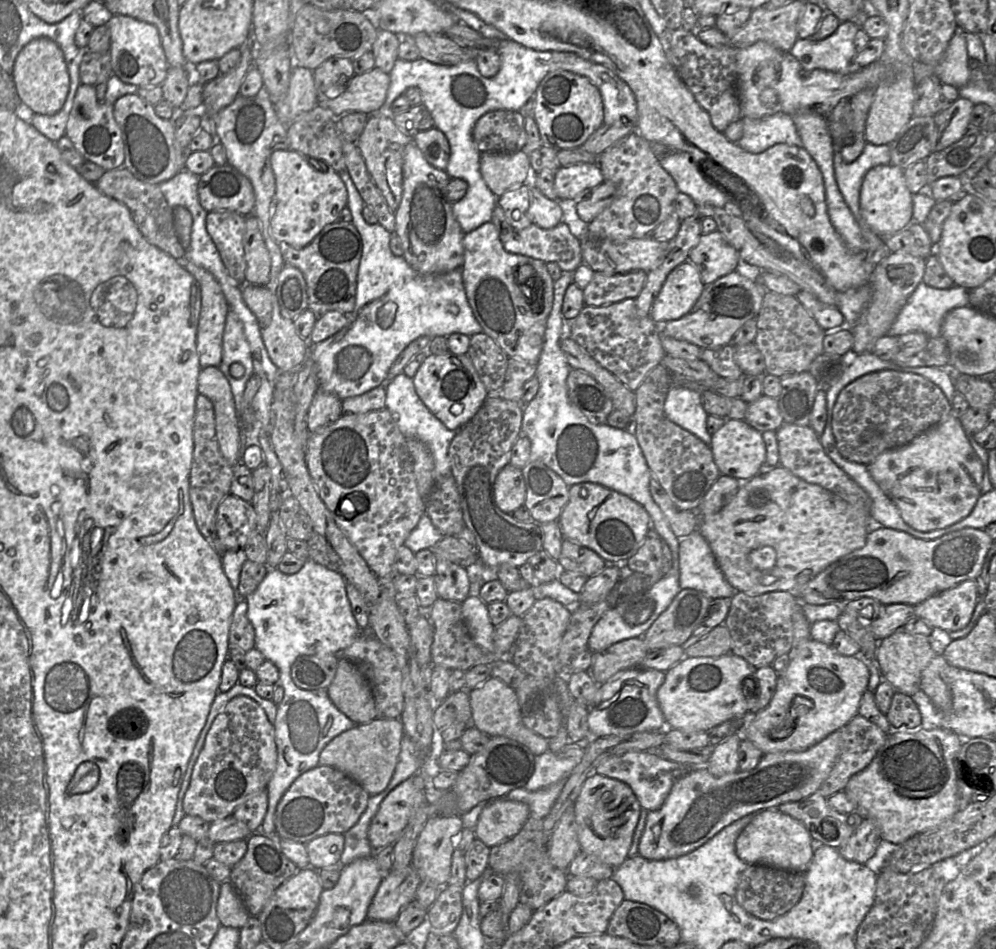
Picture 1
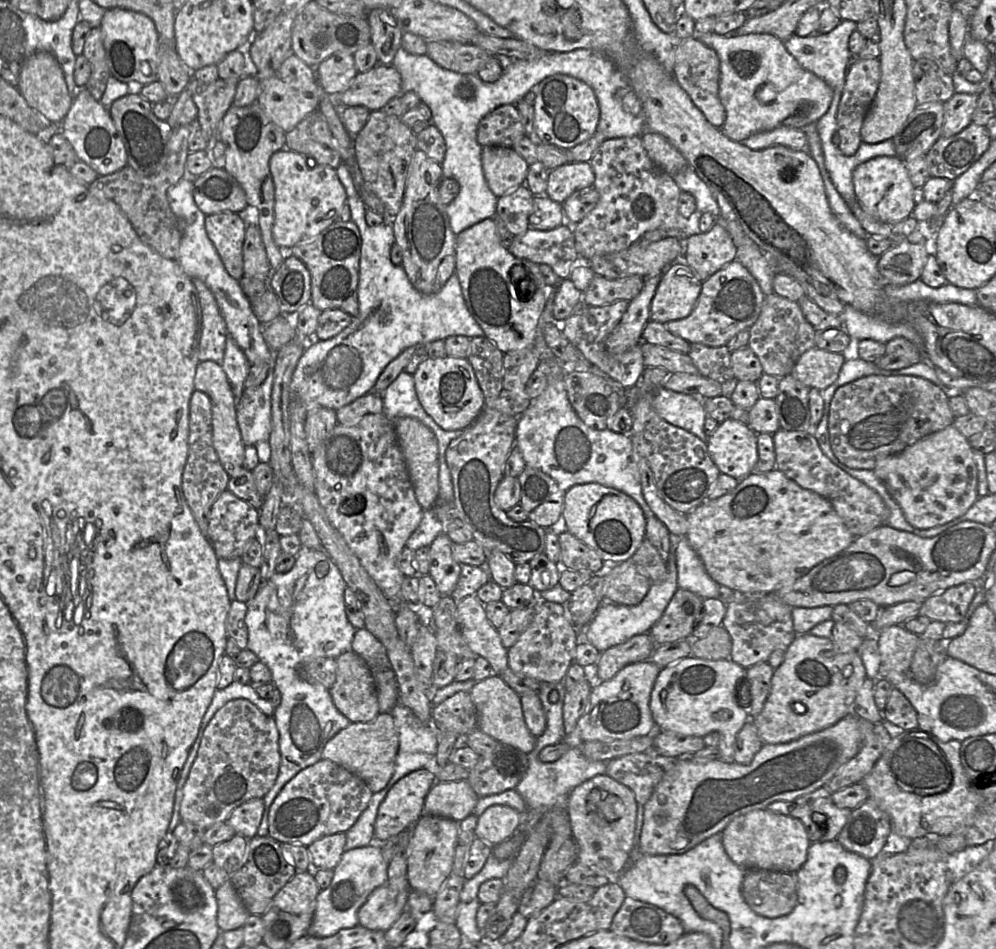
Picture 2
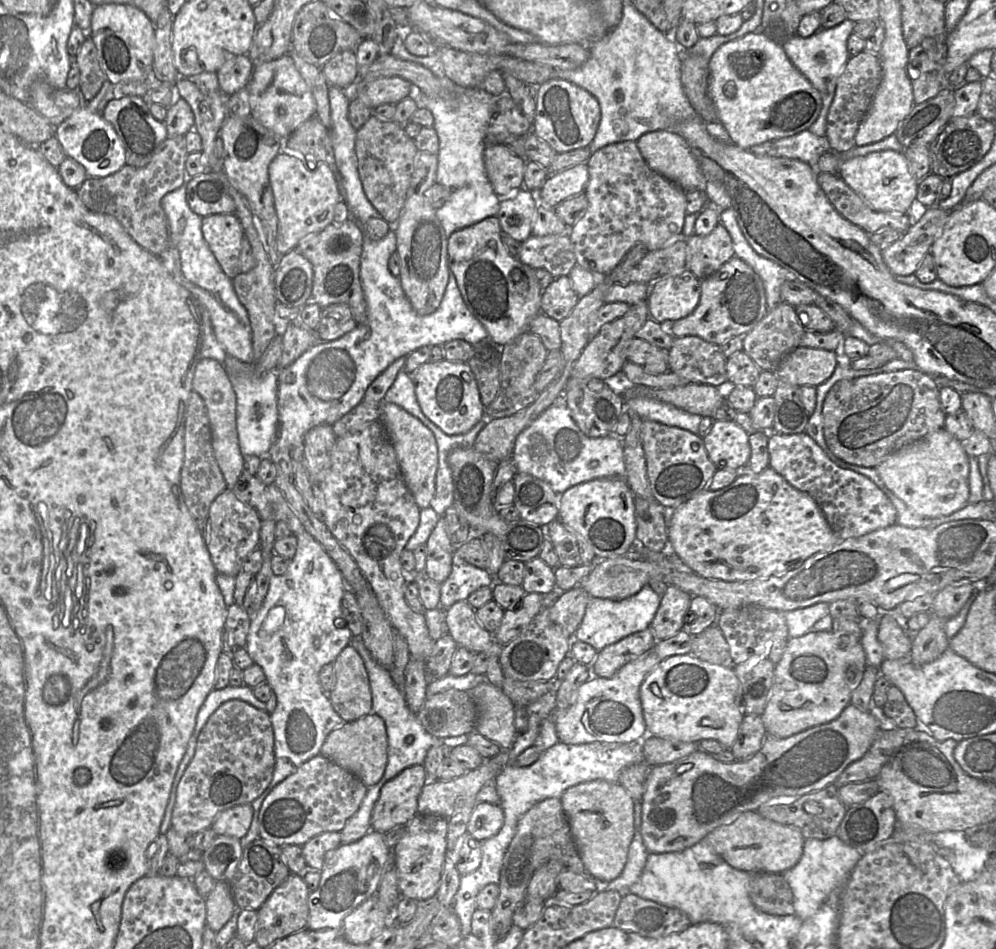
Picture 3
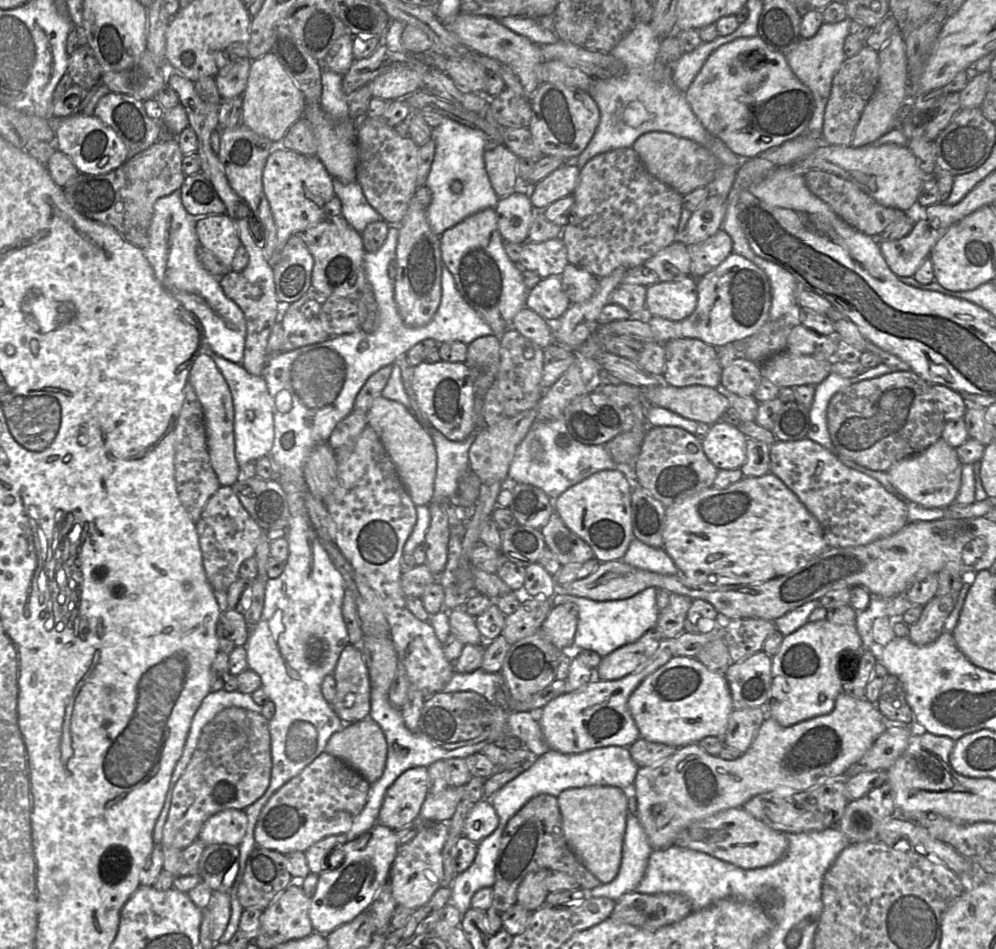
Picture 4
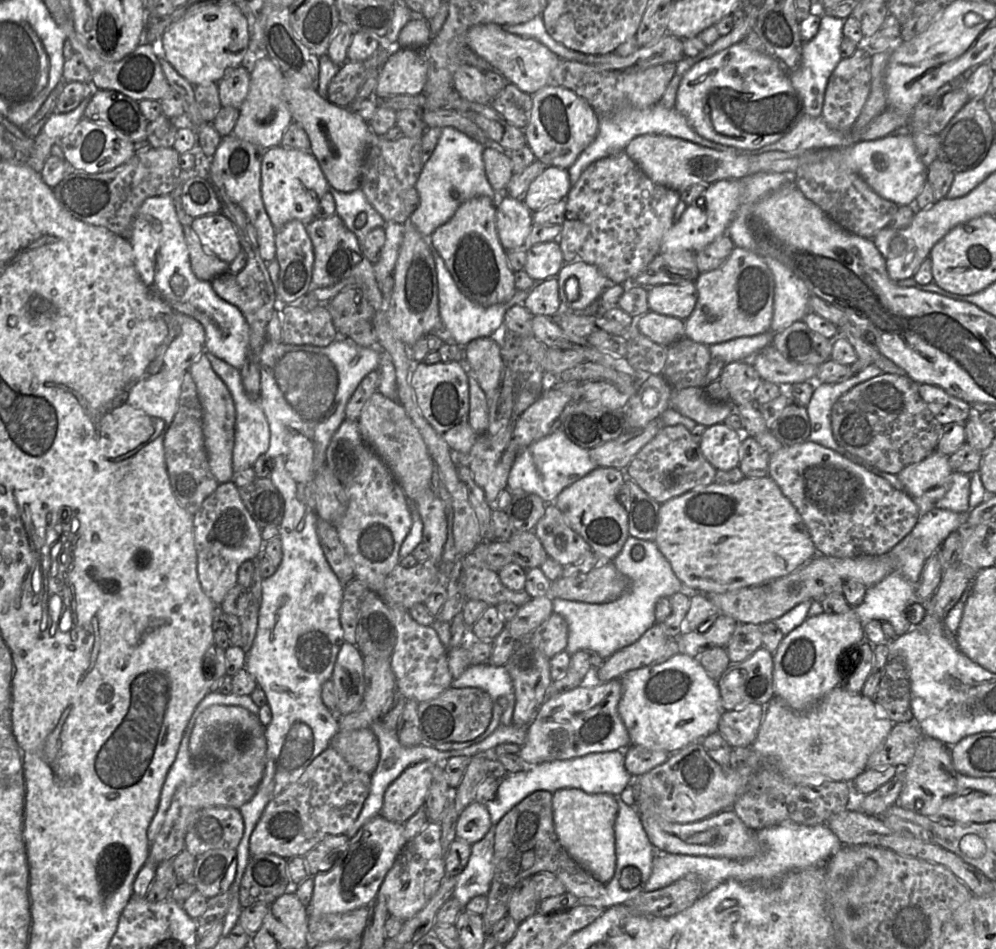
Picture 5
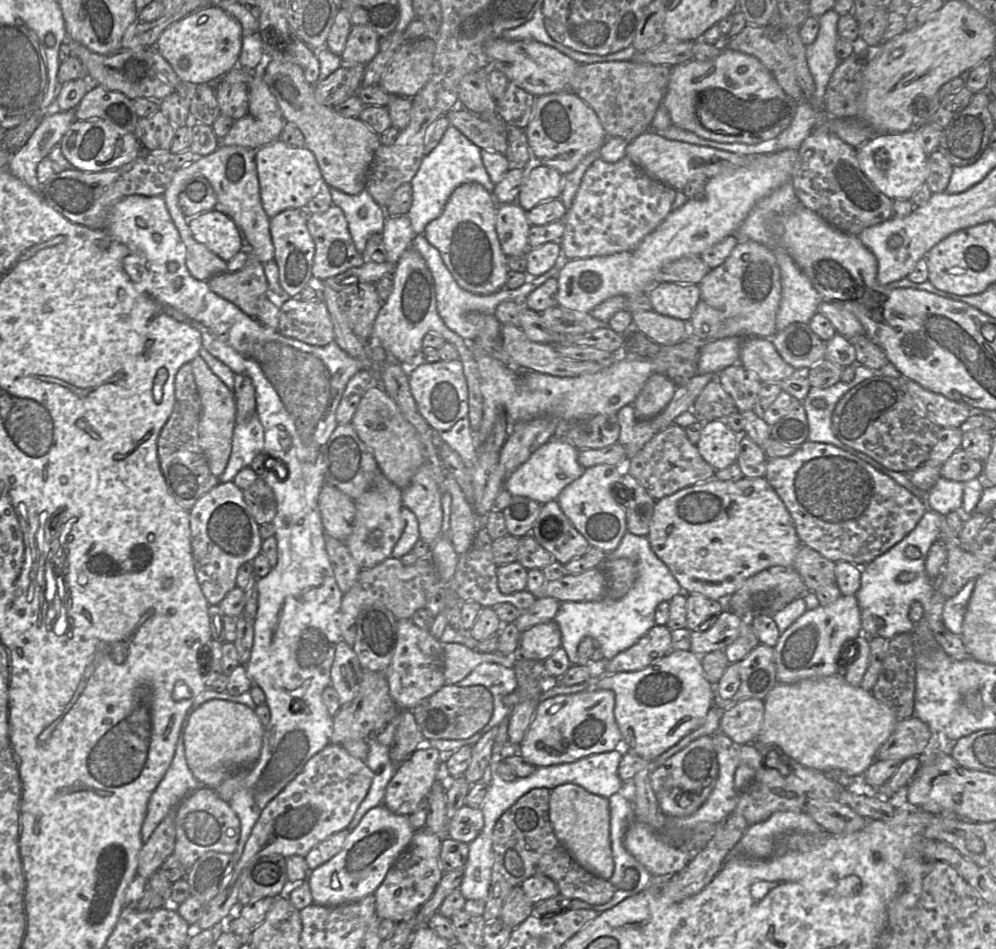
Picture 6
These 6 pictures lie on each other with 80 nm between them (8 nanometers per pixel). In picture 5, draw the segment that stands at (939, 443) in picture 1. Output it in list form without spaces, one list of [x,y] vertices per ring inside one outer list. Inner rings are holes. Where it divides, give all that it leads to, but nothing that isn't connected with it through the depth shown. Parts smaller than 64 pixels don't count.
[[[934,451],[924,460],[905,467],[897,477],[908,489],[912,499],[935,503],[950,487],[952,469],[948,459],[948,456]]]

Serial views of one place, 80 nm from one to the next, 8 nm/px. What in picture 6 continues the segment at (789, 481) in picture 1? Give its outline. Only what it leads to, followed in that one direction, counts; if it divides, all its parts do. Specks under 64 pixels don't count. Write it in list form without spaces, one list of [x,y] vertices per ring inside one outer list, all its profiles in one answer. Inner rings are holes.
[[[743,477],[738,481],[713,478],[656,501],[647,539],[684,593],[702,594],[722,601],[740,589],[749,577],[764,569],[772,566],[793,567],[802,544],[790,513],[765,477]]]

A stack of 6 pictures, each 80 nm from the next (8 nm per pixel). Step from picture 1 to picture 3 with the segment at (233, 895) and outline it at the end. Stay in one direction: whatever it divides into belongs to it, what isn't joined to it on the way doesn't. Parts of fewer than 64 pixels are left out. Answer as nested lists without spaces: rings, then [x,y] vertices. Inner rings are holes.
[[[229,881],[217,882],[206,900],[206,925],[219,932],[234,915],[237,907]]]

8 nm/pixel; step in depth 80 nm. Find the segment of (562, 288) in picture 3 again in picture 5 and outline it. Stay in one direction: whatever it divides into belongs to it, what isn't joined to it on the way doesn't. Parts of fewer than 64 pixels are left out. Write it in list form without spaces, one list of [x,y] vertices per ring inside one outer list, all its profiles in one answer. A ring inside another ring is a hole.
[[[557,277],[537,282],[529,290],[523,306],[534,316],[543,315],[555,318],[564,309],[559,297]]]

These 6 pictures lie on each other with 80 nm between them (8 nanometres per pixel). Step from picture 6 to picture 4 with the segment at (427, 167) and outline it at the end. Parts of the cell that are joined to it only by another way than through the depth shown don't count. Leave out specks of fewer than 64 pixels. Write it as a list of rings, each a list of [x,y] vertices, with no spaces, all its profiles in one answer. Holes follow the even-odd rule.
[[[444,117],[440,125],[433,129],[435,154],[425,186],[432,192],[432,199],[426,208],[426,216],[432,231],[440,236],[445,230],[455,226],[468,216],[486,208],[496,207],[500,197],[495,193],[484,163],[487,140],[481,130],[475,130]],[[459,181],[462,191],[455,194],[451,184]]]

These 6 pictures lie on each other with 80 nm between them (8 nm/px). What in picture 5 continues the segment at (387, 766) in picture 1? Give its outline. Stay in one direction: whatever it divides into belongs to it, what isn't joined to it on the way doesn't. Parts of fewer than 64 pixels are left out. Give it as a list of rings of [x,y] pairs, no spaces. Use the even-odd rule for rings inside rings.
[[[371,728],[338,732],[330,746],[347,762],[372,775],[379,762],[379,746]]]

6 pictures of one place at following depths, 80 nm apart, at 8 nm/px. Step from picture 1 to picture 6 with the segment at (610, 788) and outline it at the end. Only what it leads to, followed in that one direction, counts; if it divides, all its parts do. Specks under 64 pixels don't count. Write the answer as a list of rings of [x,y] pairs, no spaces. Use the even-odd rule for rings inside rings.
[[[566,783],[550,792],[549,818],[555,836],[572,858],[591,874],[609,880],[614,872],[610,842],[610,809],[607,798]]]

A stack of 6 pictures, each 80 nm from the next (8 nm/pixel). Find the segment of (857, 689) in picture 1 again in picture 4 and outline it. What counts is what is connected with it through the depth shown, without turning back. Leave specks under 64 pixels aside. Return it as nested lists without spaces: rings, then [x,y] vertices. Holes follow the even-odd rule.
[[[827,619],[807,622],[795,632],[785,636],[778,652],[772,657],[771,687],[764,706],[766,716],[788,727],[799,722],[829,714],[837,696],[843,692],[843,682],[853,679],[861,663],[864,646],[856,625],[838,625]]]

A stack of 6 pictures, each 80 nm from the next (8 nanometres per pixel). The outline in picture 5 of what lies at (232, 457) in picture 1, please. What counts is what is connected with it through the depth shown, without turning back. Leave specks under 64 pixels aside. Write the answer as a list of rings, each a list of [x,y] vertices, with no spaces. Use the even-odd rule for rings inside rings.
[[[202,354],[197,358],[190,366],[189,371],[195,382],[203,409],[204,444],[211,472],[219,483],[232,481],[235,475],[232,466],[236,423],[234,401],[227,386],[213,370],[212,365],[205,354]]]

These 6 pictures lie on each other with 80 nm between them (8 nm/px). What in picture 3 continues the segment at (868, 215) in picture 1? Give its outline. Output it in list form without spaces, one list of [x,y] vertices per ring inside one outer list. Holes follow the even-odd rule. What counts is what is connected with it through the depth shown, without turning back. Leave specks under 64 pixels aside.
[[[885,150],[872,152],[864,156],[856,156],[845,160],[837,174],[846,184],[860,195],[874,210],[888,213],[907,214],[914,199],[917,198],[919,183],[911,173],[904,152]]]

